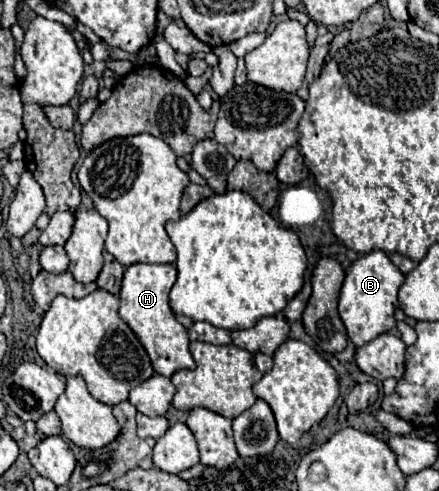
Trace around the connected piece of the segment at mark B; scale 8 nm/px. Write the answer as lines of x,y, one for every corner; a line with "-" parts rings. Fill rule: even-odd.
372,250
358,260
352,262
352,266
346,270
346,280
340,292
340,318
348,330
348,338
354,342
354,346
362,346
370,342
374,336
388,332
396,326
394,310
398,306
398,288
404,282
404,274
390,262
388,254
382,250

